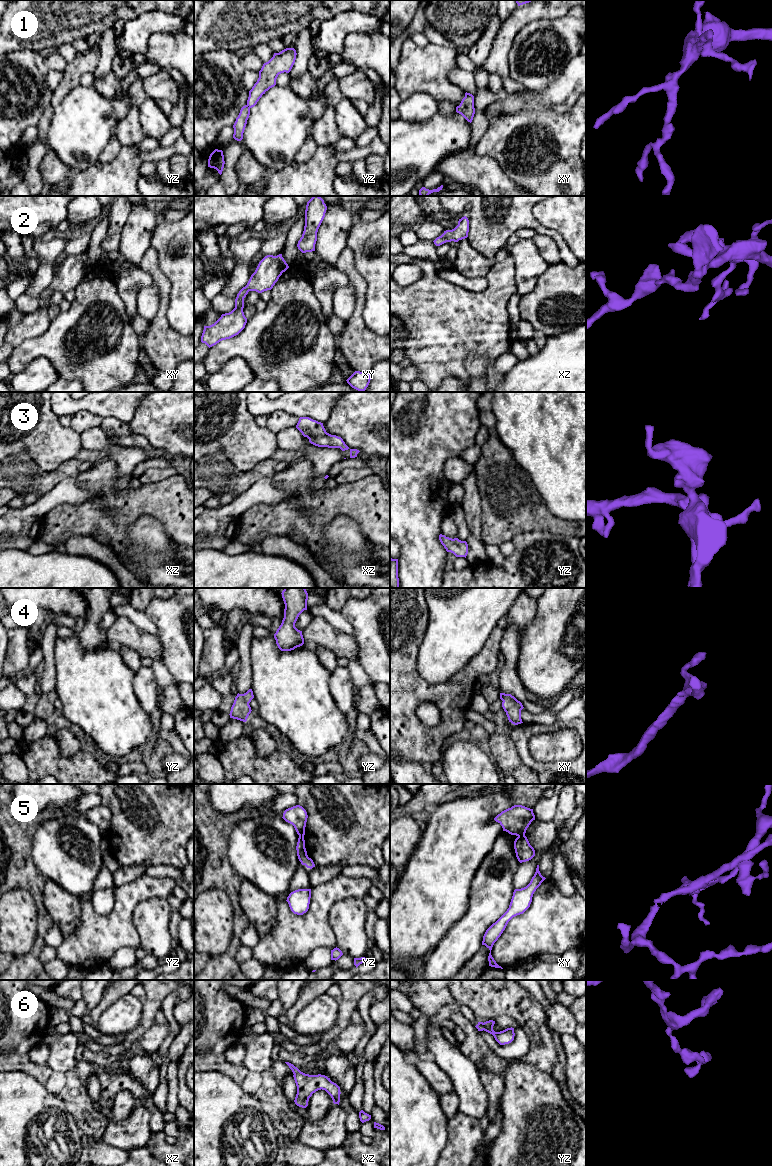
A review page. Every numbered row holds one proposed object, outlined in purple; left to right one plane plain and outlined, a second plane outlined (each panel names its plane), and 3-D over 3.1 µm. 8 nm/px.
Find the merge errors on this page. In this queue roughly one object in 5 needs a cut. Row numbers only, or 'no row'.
5

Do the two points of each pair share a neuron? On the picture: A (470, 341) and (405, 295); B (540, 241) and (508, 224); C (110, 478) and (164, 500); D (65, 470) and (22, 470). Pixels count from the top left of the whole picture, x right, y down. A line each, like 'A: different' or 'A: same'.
A: same
B: different
C: same
D: same

